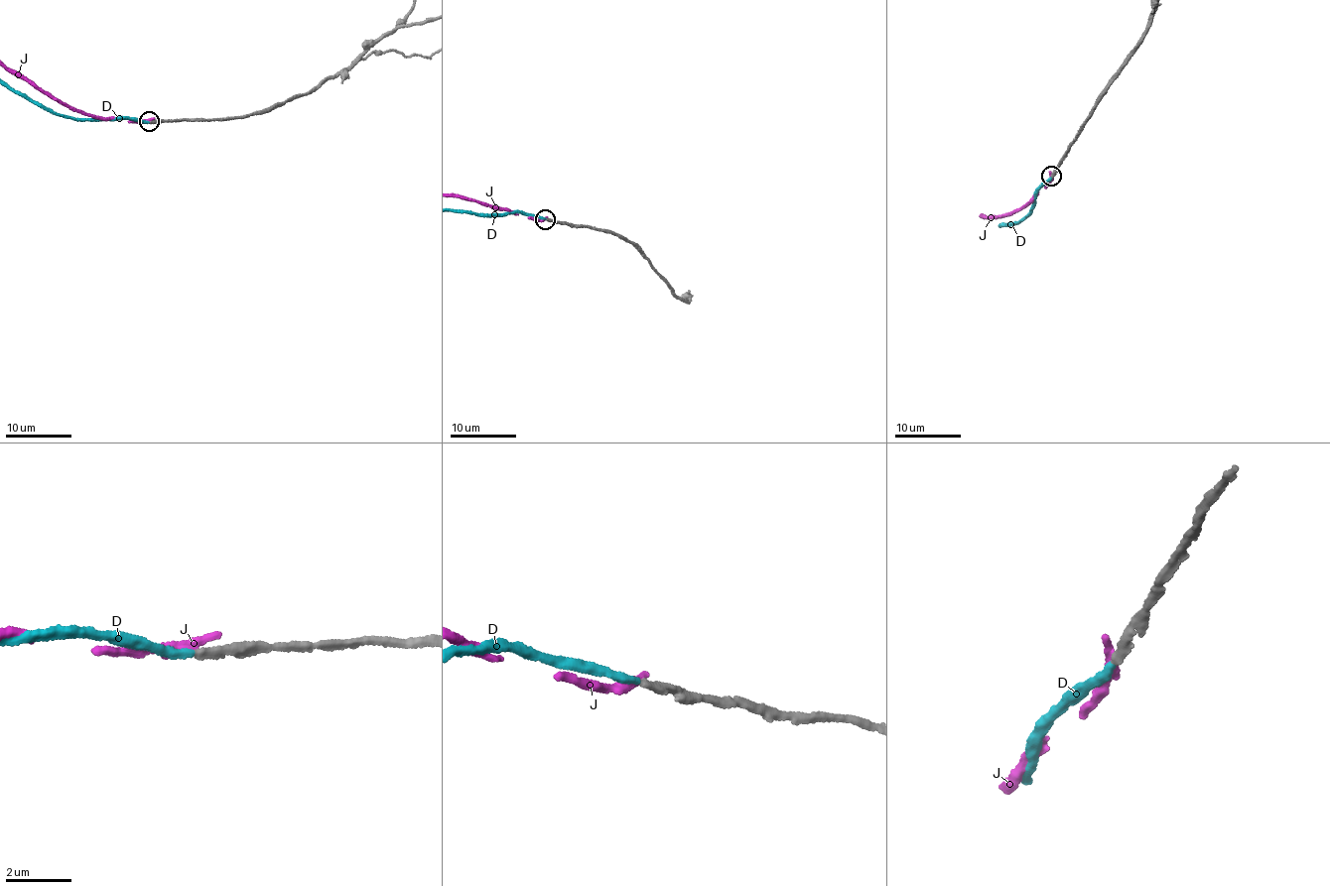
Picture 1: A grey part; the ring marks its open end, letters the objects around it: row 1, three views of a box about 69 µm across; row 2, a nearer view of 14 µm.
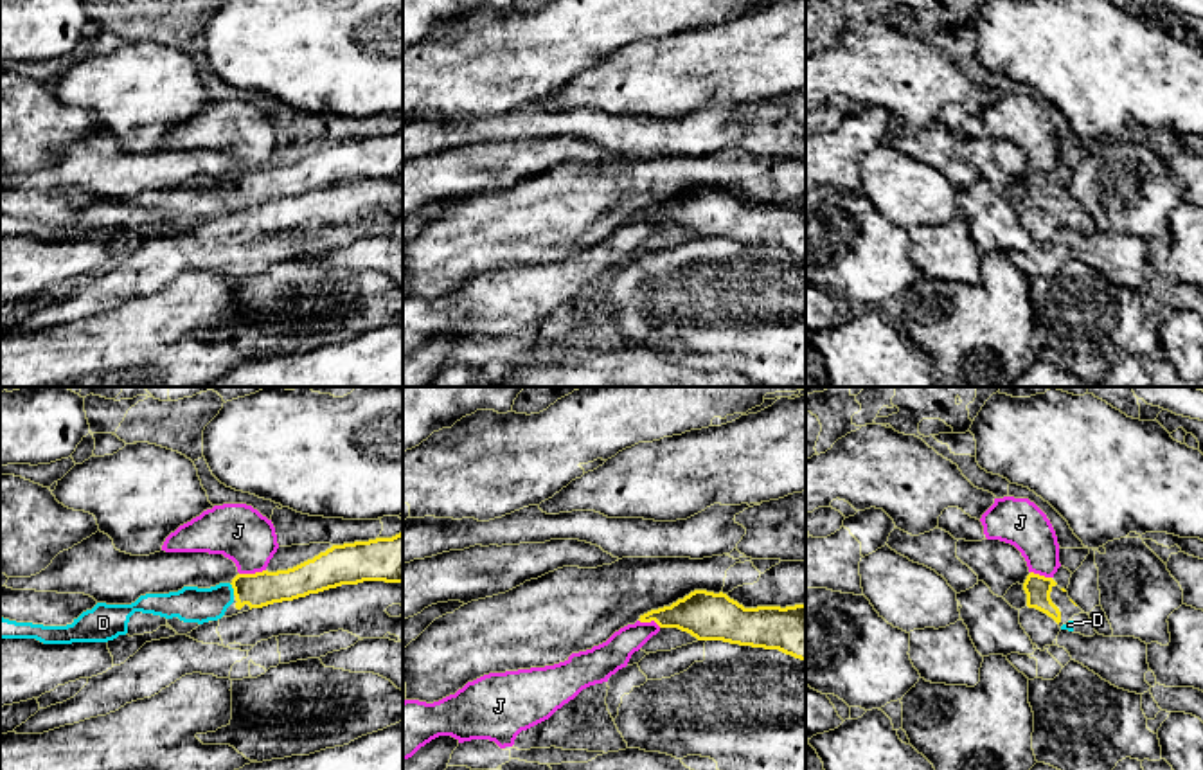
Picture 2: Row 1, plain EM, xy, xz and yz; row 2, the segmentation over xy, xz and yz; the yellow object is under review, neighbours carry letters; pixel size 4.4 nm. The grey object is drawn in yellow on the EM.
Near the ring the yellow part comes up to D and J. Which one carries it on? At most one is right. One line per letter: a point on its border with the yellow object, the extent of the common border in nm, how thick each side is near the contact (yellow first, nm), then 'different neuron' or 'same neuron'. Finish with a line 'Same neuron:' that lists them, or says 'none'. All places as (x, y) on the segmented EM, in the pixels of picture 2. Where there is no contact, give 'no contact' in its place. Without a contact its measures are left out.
D: contact xy (232, 587); length 60 nm; calibres 160 and 160 nm; same neuron
J: contact xy (252, 574); length 120 nm; calibres 160 and 260 nm; different neuron
Same neuron: D

